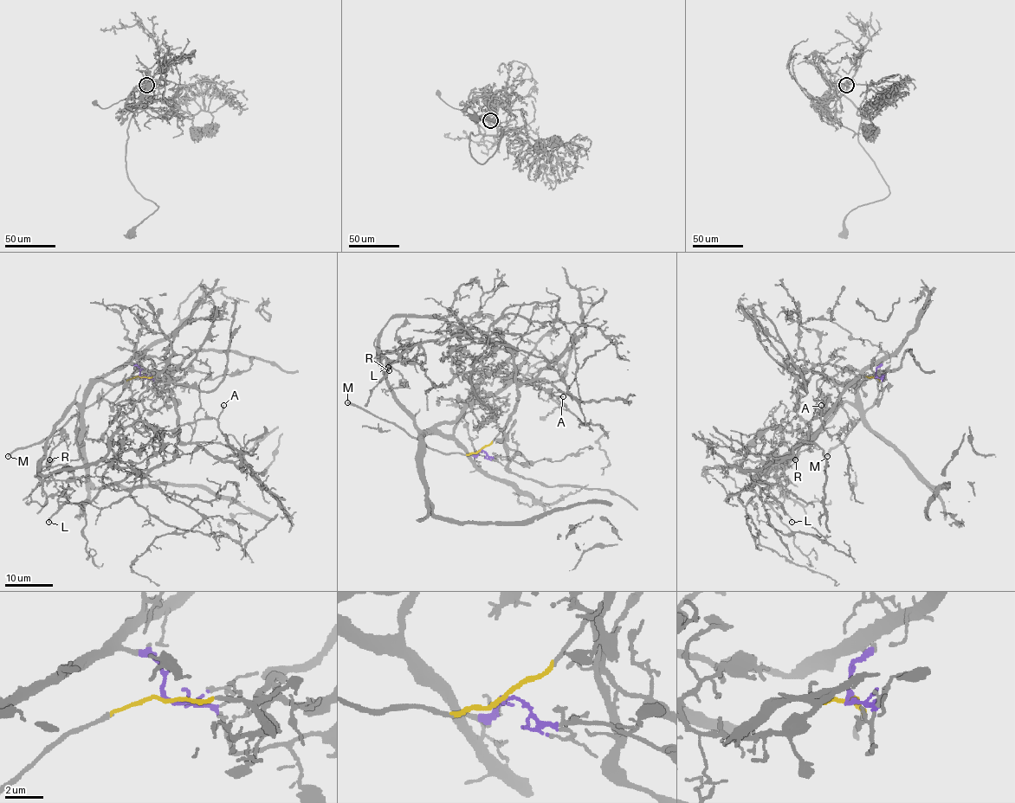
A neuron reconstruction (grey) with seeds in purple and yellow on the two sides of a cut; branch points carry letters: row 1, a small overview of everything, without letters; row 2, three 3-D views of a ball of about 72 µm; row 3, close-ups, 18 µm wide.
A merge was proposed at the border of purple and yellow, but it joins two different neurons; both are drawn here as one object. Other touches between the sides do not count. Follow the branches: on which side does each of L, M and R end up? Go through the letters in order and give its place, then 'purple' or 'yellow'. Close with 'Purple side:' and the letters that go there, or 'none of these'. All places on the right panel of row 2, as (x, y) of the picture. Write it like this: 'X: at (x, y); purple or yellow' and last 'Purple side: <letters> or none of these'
L: at (791, 522); yellow
M: at (827, 456); yellow
R: at (795, 459); purple
Purple side: R

